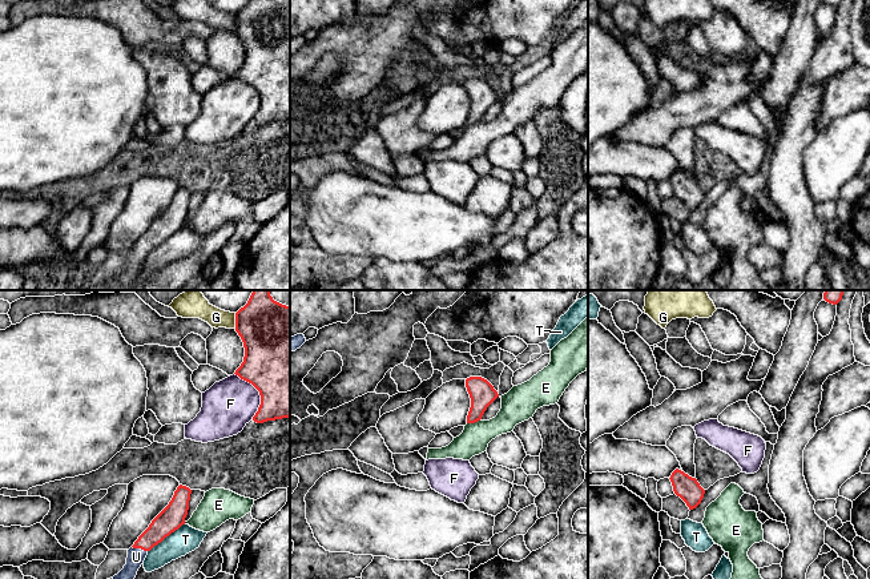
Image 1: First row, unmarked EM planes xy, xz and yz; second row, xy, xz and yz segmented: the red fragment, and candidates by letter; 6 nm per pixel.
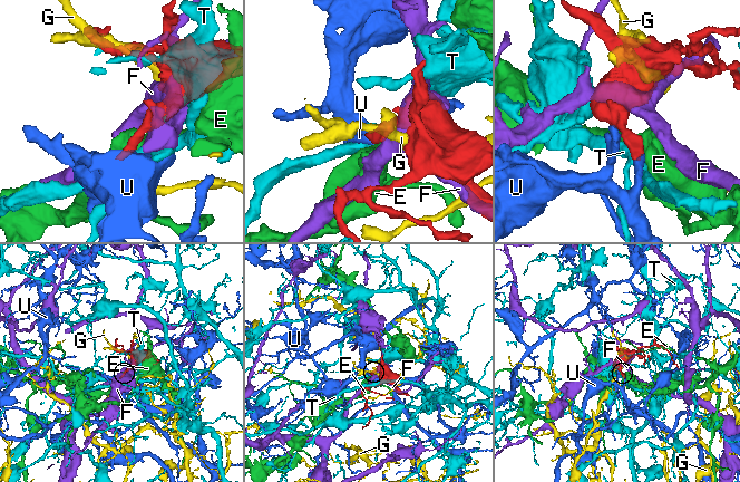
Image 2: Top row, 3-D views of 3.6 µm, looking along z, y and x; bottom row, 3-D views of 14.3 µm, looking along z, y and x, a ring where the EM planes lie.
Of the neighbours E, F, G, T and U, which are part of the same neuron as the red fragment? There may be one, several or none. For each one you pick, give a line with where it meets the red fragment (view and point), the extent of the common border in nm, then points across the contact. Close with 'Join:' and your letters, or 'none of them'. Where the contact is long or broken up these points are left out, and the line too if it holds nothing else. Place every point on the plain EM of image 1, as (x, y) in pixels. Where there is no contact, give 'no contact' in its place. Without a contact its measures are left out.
U: contact xy (140, 249); length 100 nm; way xy (169, 221), (140, 249), (136, 258)
Join: U

